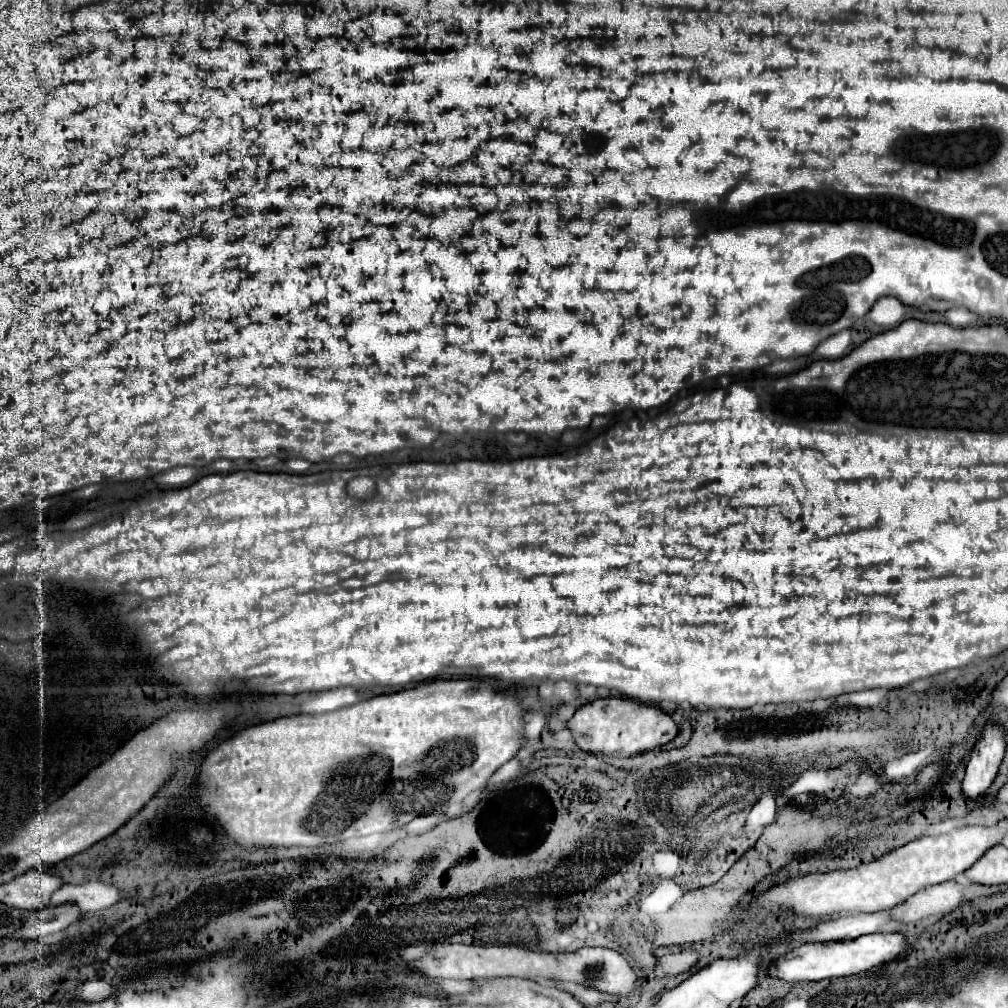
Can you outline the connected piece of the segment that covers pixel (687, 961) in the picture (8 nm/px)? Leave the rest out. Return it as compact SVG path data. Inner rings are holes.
M681 950L679 954L667 954L657 962L657 970L665 976L677 976L681 972L687 972L691 966L699 962L699 952L693 950Z

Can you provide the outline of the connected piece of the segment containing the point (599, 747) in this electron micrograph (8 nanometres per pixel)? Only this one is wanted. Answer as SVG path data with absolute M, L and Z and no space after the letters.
M603 698L581 706L575 716L567 722L573 738L581 750L595 754L609 754L625 750L629 754L643 754L657 746L671 742L679 734L679 724L673 722L659 706L643 704L631 698Z

